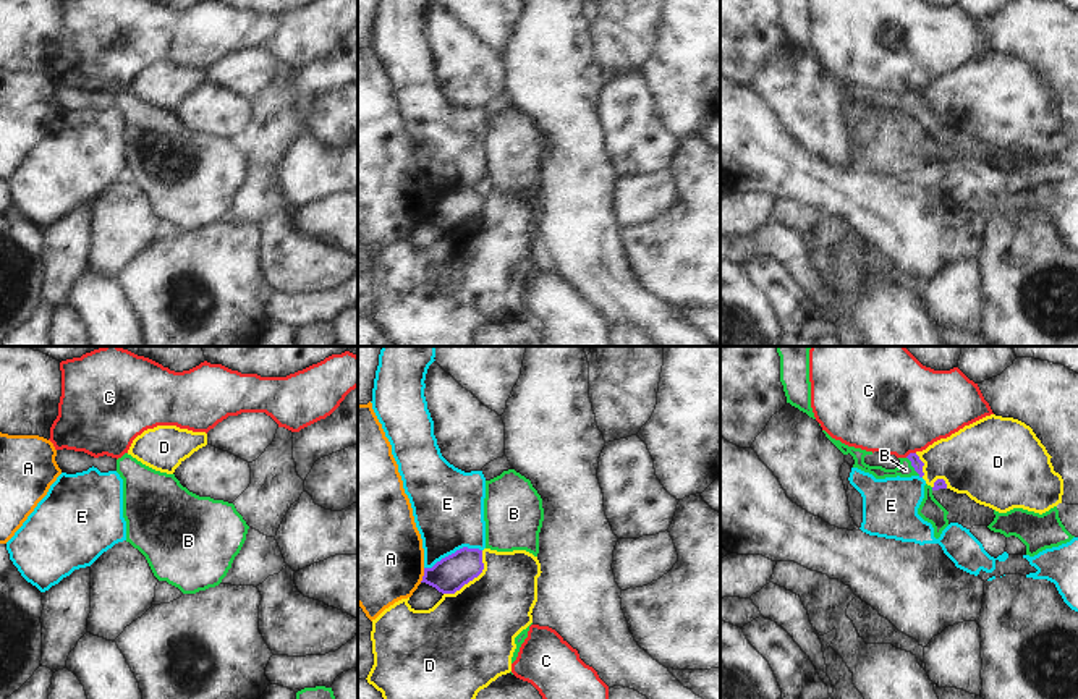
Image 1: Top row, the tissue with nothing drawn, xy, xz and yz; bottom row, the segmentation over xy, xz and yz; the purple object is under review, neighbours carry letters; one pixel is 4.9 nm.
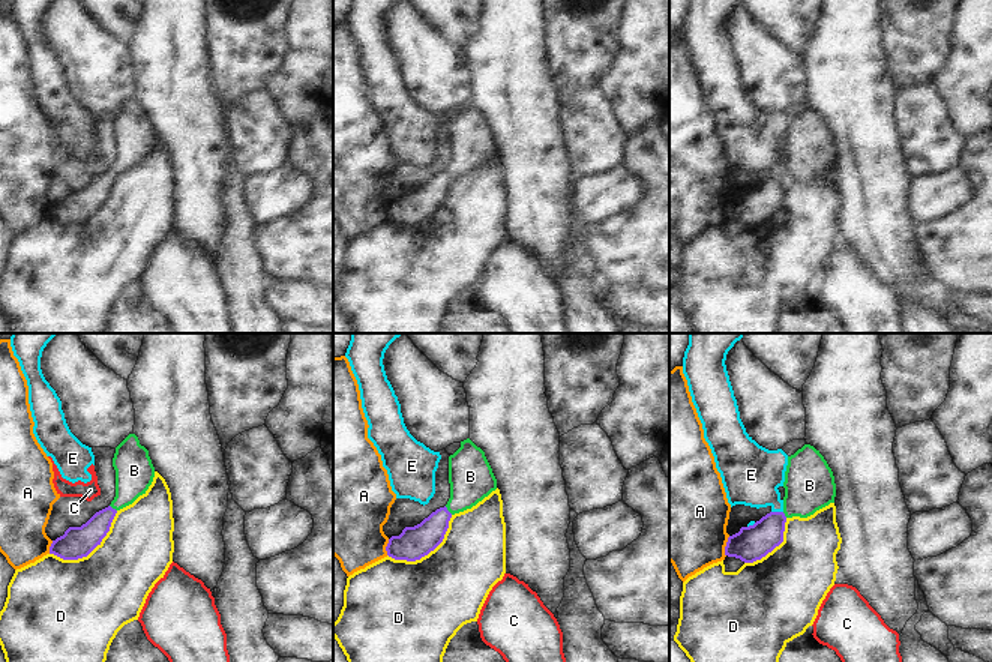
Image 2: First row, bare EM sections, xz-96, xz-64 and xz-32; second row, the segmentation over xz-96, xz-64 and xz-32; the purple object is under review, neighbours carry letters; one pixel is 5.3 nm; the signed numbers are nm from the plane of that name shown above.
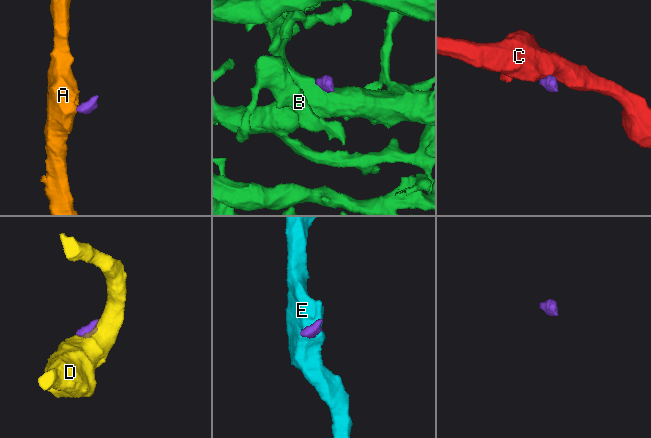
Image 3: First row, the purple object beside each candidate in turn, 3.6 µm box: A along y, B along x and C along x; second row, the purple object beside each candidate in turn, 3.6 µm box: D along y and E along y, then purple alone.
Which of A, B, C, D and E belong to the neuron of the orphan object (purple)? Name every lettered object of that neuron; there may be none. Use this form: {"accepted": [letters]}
{"accepted": ["B"]}

